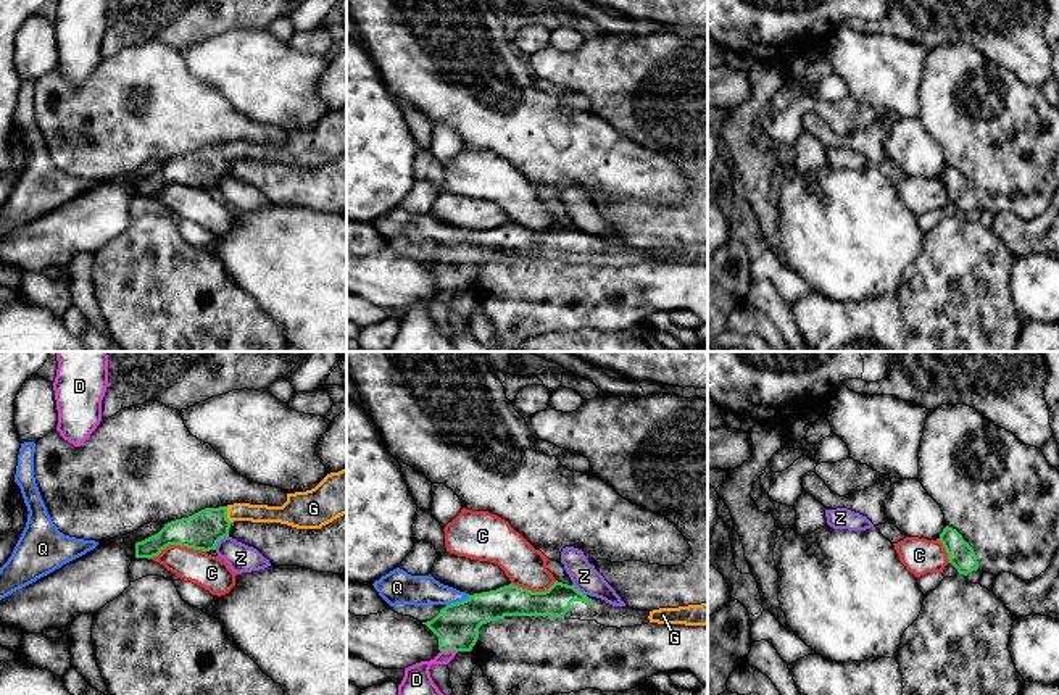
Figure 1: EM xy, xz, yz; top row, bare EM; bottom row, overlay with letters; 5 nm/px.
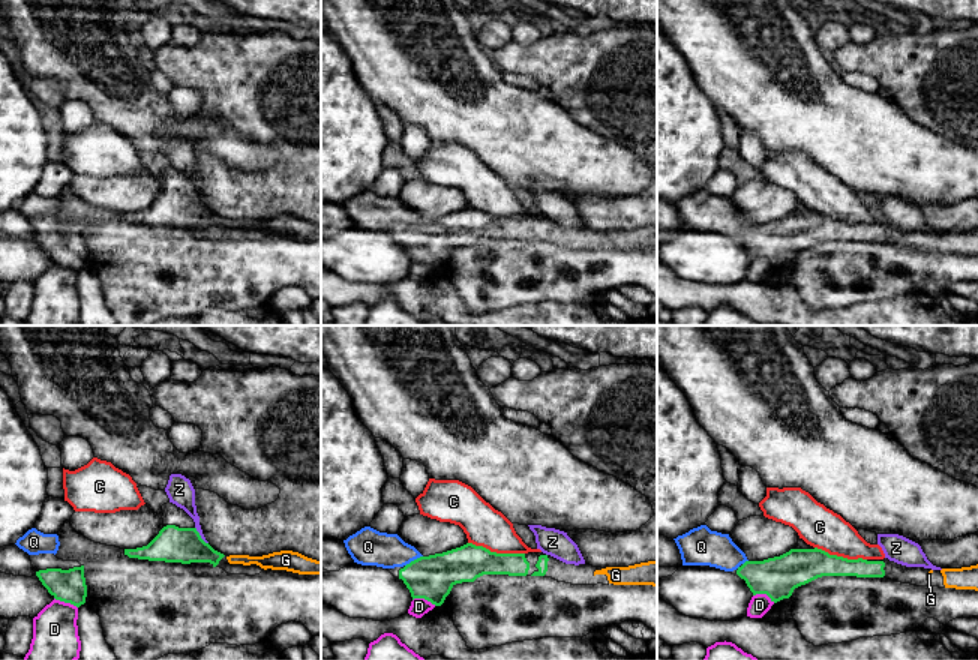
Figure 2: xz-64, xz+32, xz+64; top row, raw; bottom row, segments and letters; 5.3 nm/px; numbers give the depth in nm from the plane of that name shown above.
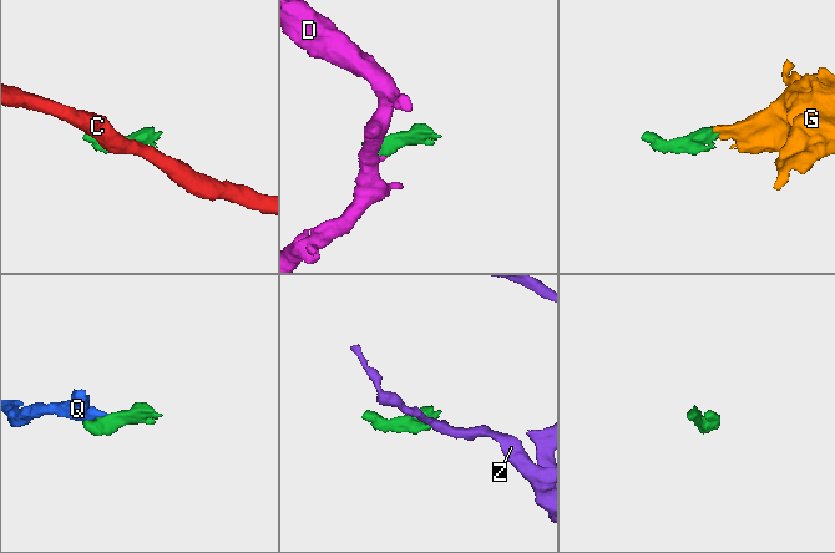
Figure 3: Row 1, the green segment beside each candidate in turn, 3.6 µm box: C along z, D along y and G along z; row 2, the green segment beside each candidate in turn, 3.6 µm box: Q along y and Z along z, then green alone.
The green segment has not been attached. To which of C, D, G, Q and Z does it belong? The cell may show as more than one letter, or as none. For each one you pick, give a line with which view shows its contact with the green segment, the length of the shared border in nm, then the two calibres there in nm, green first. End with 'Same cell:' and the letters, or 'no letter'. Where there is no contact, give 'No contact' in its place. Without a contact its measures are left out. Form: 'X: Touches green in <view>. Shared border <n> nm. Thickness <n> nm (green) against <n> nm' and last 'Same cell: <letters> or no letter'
G: Touches green in xy. Shared border 90 nm. Thickness 190 nm (green) against 100 nm
Q: Touches green in xz. Shared border 130 nm. Thickness 220 nm (green) against 160 nm
Same cell: G, Q

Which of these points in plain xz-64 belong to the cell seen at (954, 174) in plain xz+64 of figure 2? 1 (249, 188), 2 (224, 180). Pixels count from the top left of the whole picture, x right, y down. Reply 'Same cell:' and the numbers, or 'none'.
Same cell: none

